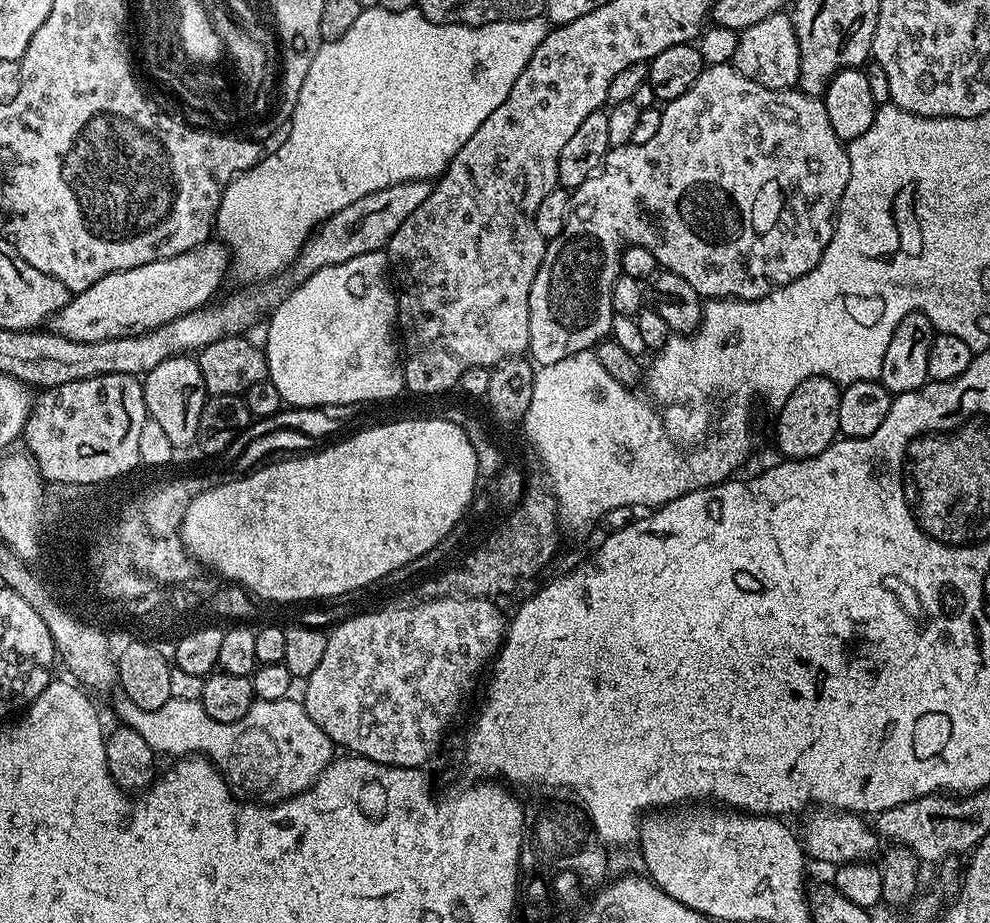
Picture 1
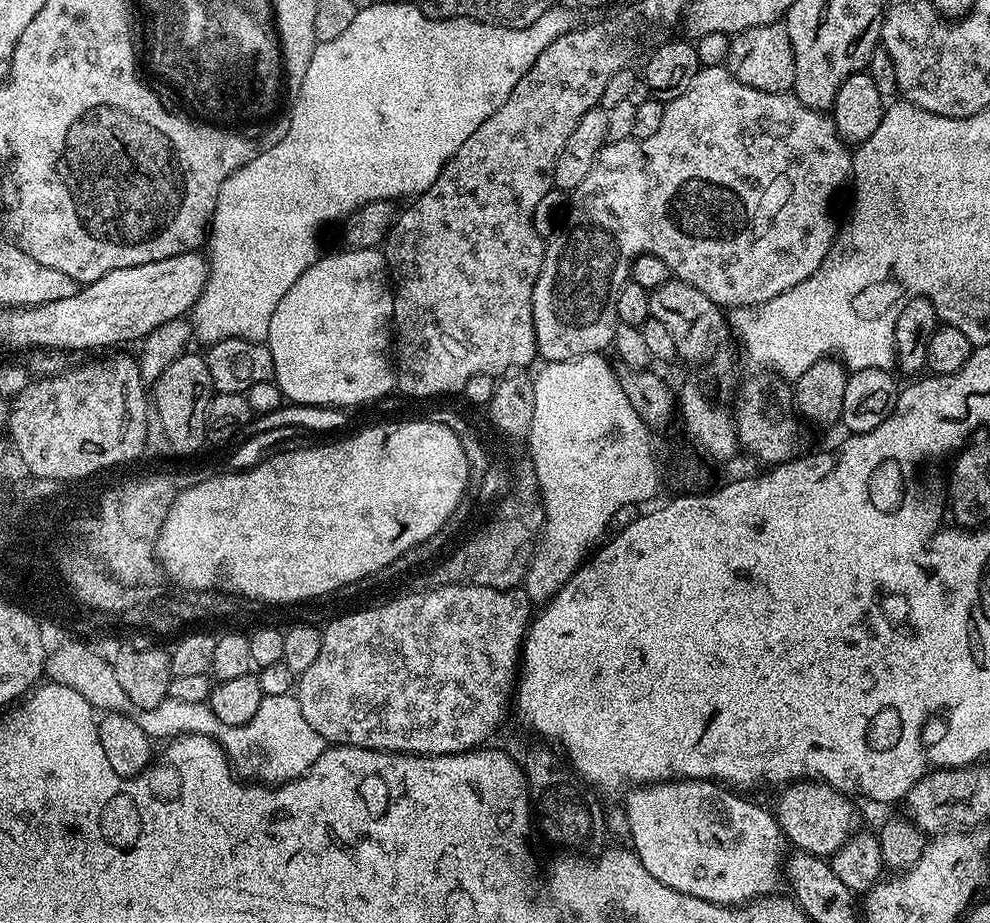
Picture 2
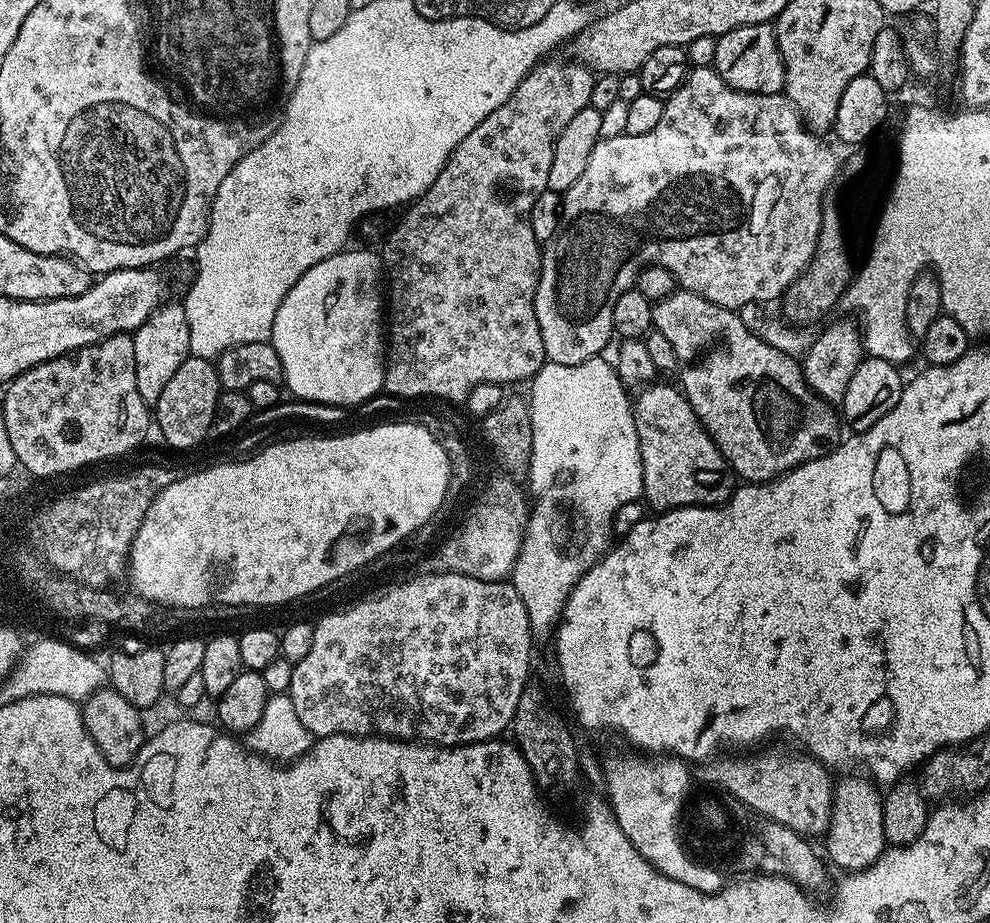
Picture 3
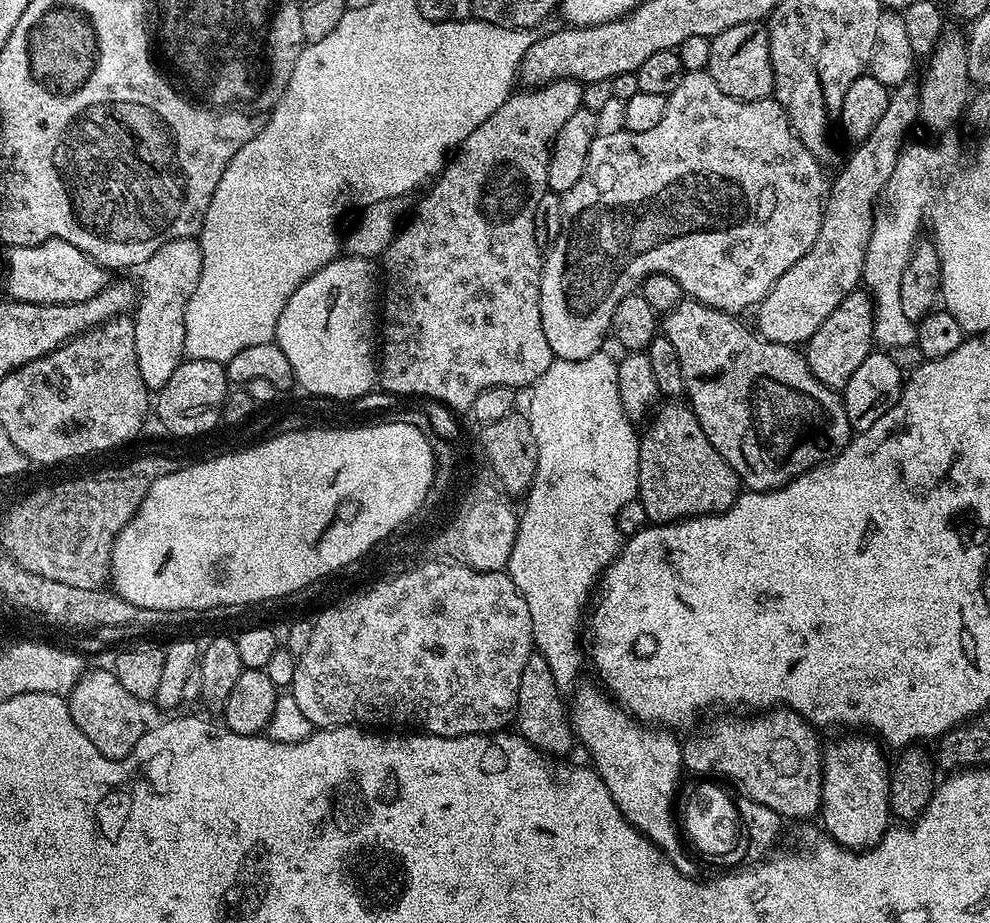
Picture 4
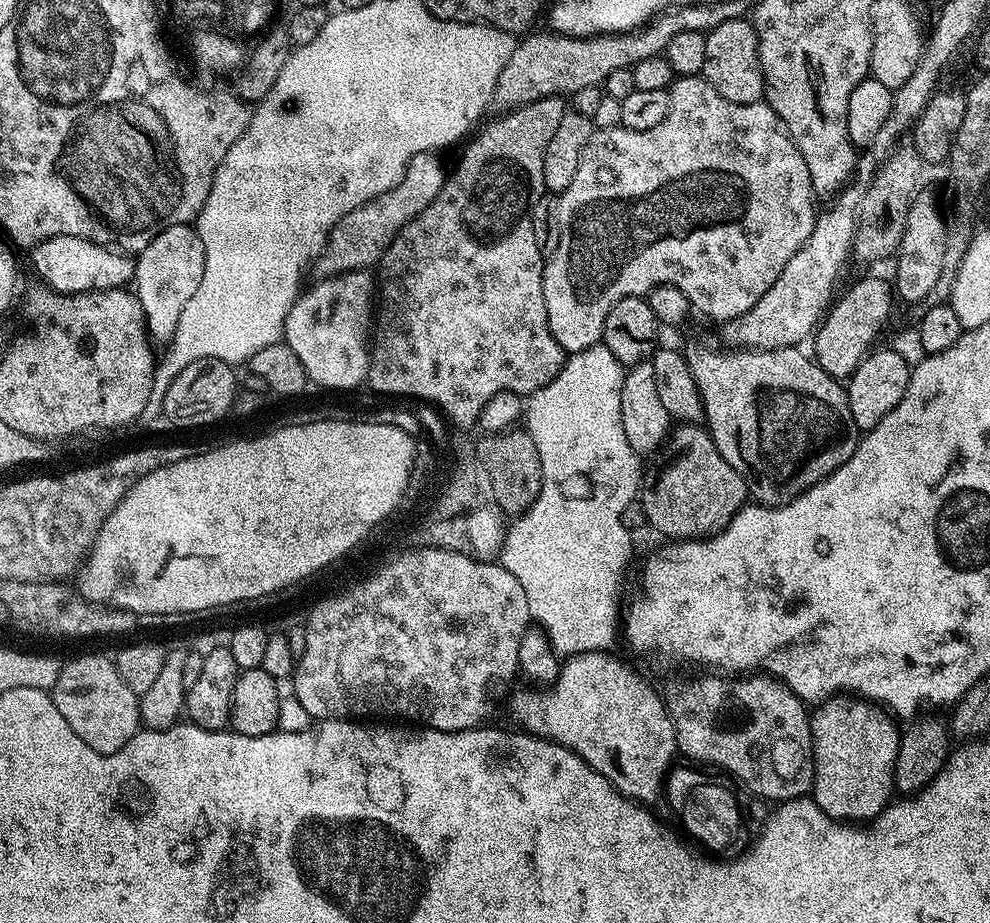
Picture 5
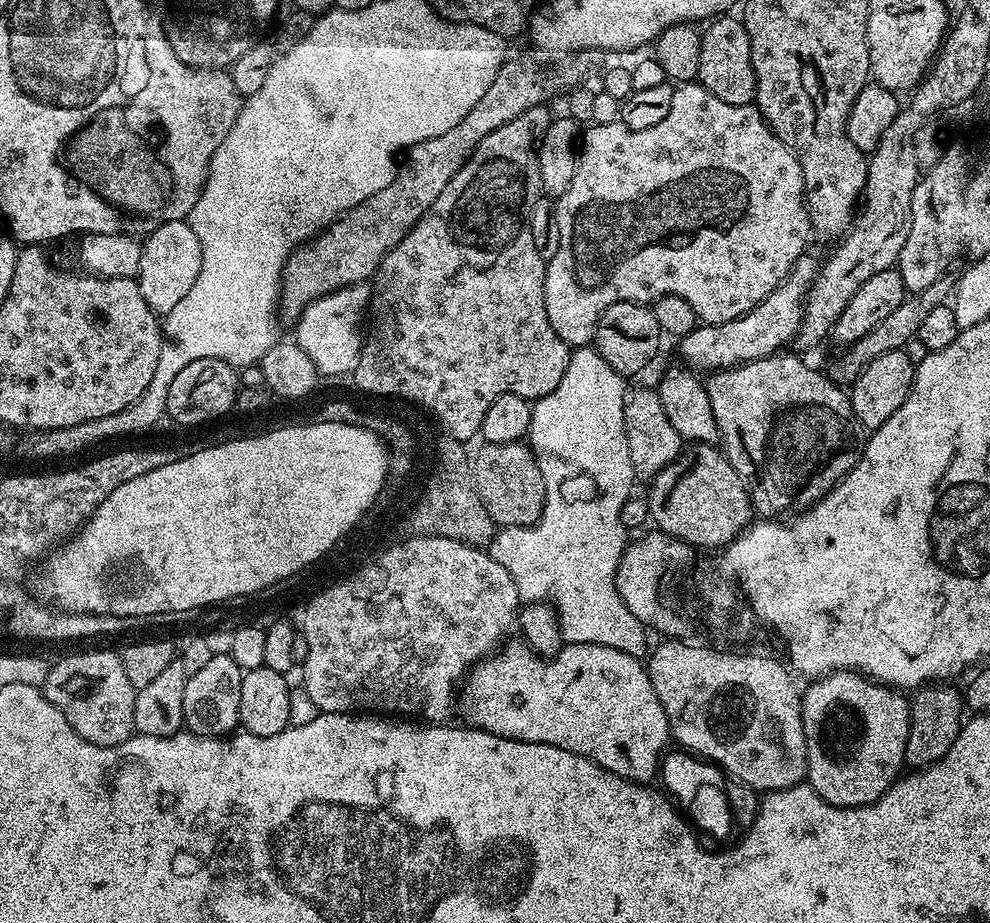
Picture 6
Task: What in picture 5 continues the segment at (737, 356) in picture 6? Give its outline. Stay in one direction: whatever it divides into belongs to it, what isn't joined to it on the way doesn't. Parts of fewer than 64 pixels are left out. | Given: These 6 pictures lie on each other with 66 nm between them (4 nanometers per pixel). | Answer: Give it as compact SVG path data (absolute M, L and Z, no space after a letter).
M841 191L826 210L821 209L817 213L810 238L786 262L785 269L770 290L758 298L758 302L754 302L746 314L723 321L725 345L736 350L761 352L797 347L804 338L811 337L833 301L838 276L843 274L853 255L859 197L856 192L848 191Z

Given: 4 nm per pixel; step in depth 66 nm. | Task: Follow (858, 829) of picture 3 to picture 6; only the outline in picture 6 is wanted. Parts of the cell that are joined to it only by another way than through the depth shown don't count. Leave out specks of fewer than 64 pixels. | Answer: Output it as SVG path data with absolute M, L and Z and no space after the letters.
M837 670L811 681L800 697L802 730L806 734L806 783L823 800L839 808L873 804L890 790L905 767L907 735L910 734L909 697L903 691L870 680L858 672Z

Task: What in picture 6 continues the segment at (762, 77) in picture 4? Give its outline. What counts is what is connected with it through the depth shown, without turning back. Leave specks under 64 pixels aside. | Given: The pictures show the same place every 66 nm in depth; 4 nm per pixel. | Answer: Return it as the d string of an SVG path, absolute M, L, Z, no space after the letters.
M732 14L715 17L701 31L702 50L698 57L696 80L706 90L710 90L714 98L722 98L722 102L730 102L730 106L742 106L755 101L756 79L750 58L750 36L746 34L743 19L736 17L735 20L734 17Z

